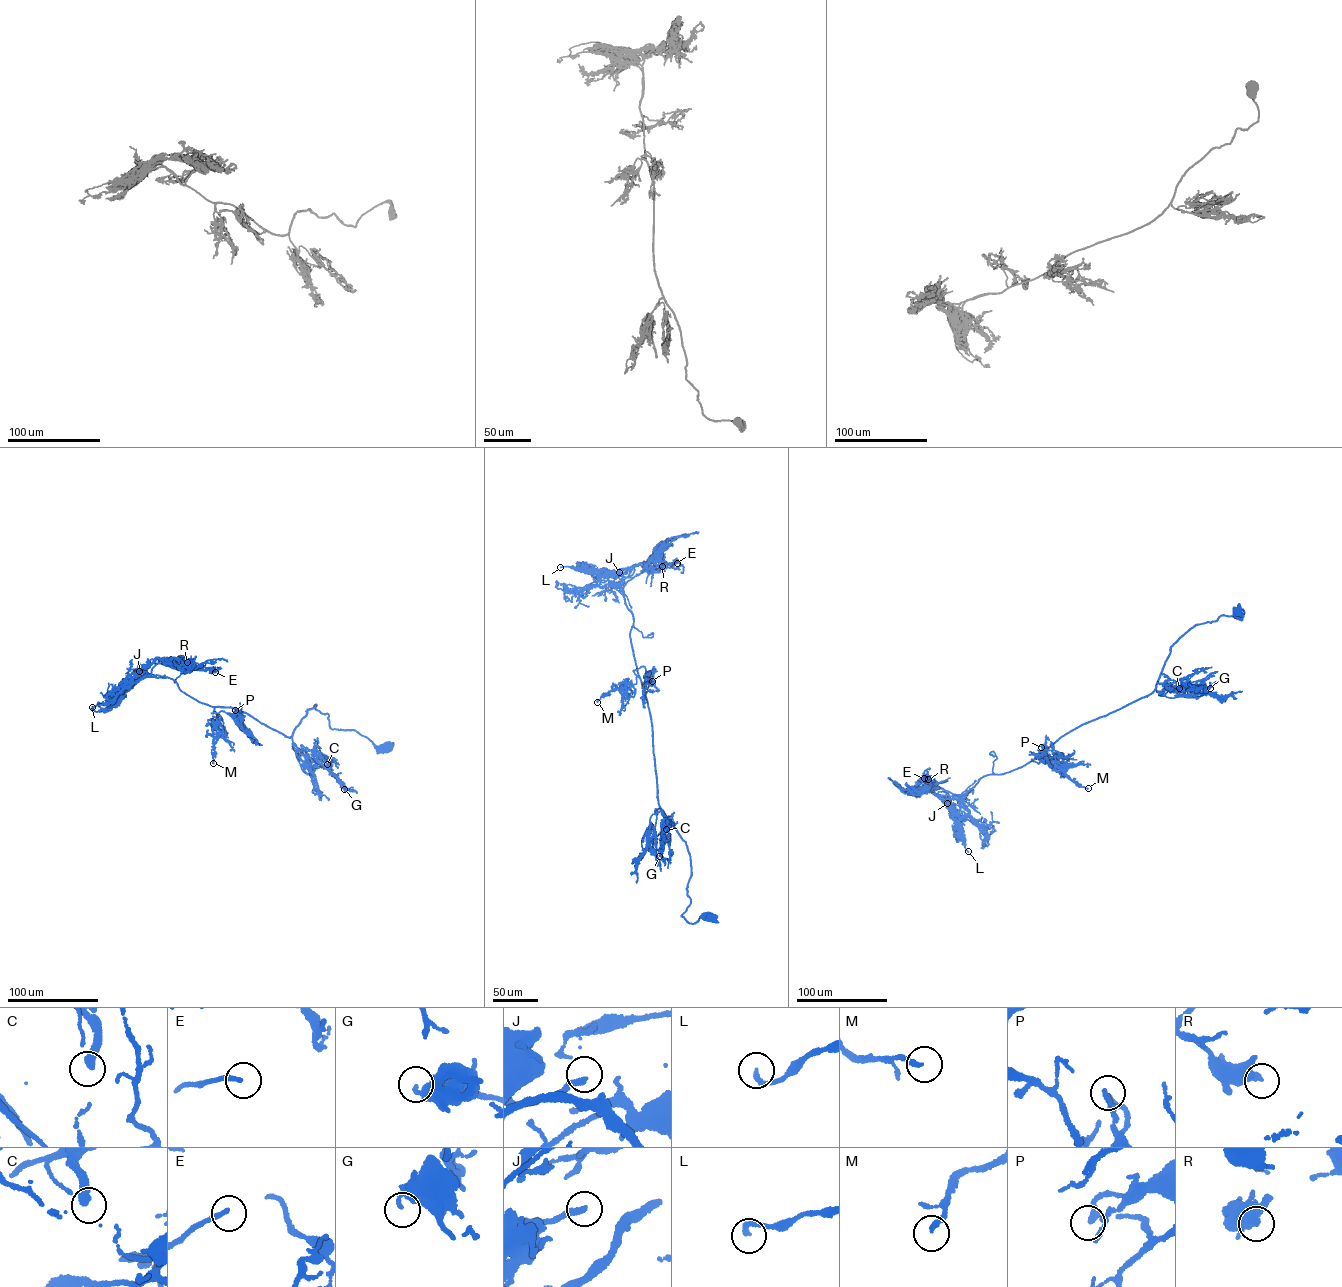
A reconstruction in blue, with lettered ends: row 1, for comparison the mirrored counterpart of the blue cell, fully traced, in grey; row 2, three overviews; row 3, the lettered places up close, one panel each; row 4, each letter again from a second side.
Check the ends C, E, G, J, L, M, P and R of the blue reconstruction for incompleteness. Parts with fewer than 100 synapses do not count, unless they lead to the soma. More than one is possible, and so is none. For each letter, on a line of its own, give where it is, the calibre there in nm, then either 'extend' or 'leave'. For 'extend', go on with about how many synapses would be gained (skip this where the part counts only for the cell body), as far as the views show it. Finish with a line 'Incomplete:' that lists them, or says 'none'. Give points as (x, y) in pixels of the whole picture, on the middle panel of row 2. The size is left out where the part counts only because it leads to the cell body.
C: (666, 829) | 260 nm | leave
E: (677, 563) | 190 nm | leave
G: (659, 856) | 140 nm | leave
J: (619, 572) | 260 nm | leave
L: (560, 567) | 170 nm | leave
M: (597, 702) | 180 nm | leave
P: (652, 681) | 180 nm | leave
R: (662, 566) | 280 nm | leave
Incomplete: none

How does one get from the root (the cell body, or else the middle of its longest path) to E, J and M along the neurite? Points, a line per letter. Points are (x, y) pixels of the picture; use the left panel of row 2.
E: (387, 748), (332, 729), (315, 704), (289, 737), (150, 675), (160, 663), (215, 672)
J: (387, 748), (332, 729), (315, 704), (289, 737), (200, 702), (169, 677), (128, 677), (139, 671)
M: (387, 748), (355, 730), (332, 729), (328, 714), (315, 704), (289, 737), (245, 712), (217, 706), (213, 763)

